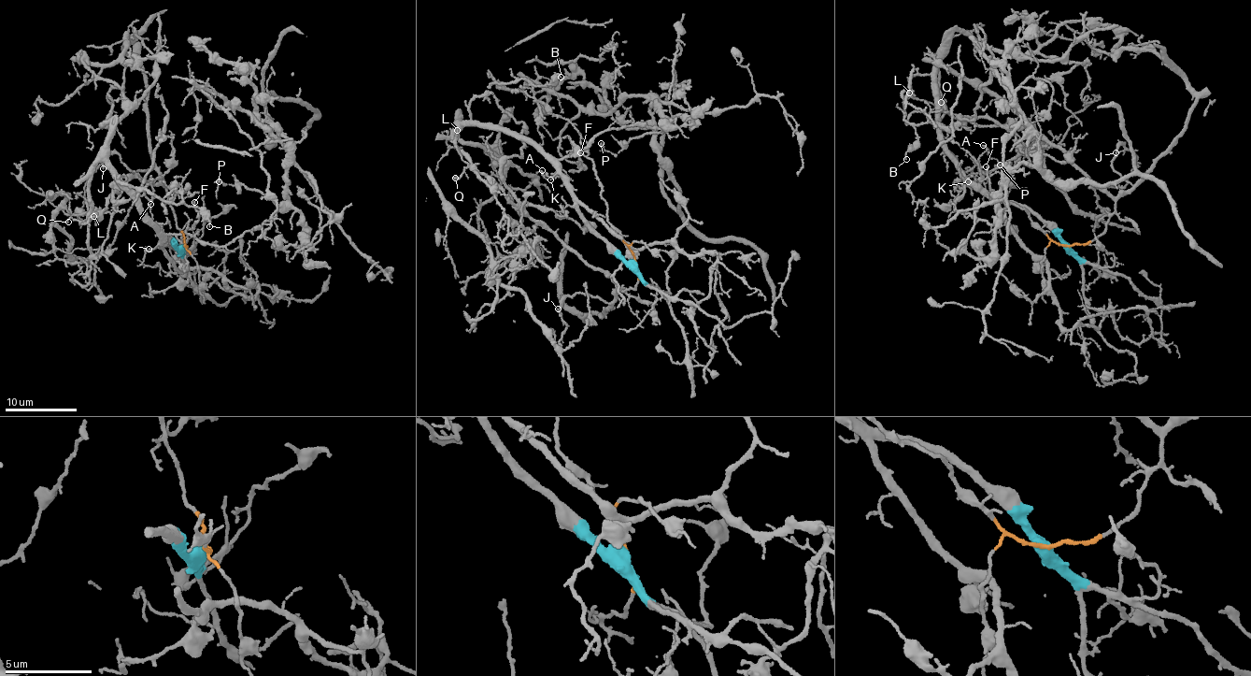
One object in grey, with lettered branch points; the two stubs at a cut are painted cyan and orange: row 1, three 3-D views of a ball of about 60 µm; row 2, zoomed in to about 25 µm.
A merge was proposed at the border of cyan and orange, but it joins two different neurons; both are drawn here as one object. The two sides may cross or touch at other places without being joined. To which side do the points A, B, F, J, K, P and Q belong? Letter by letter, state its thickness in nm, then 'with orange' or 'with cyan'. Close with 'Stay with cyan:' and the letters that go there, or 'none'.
A: 150 nm thick; with cyan
B: 130 nm thick; with cyan
F: 150 nm thick; with orange
J: 110 nm thick; with orange
K: 100 nm thick; with cyan
P: 110 nm thick; with cyan
Q: 100 nm thick; with cyan
Stay with cyan: A, B, K, P, Q

